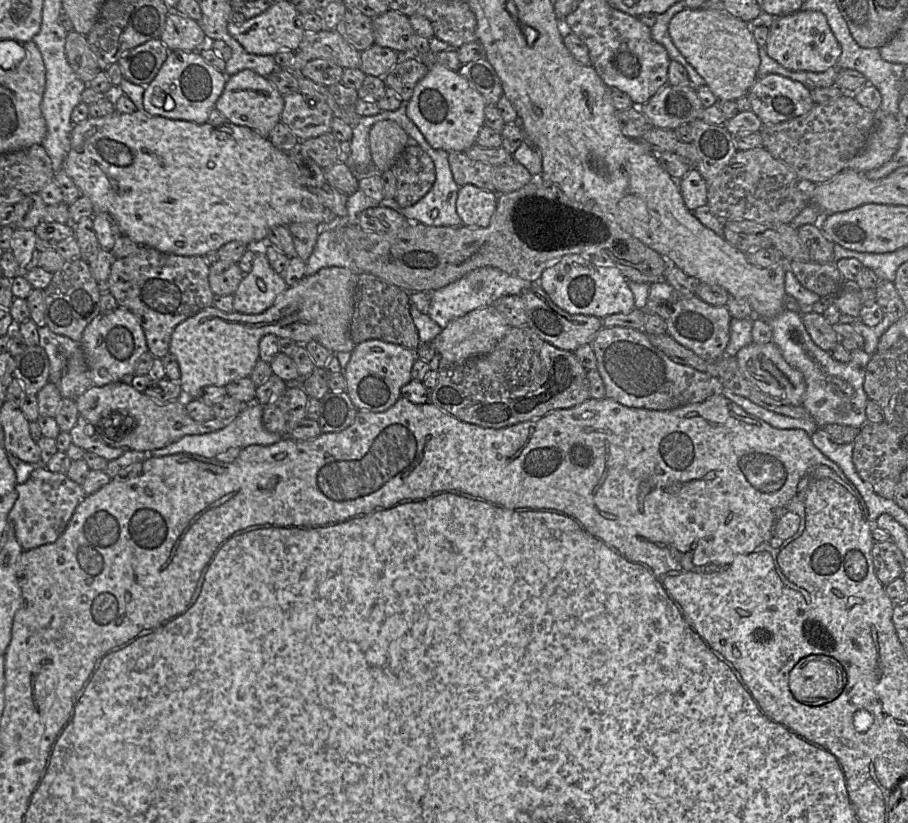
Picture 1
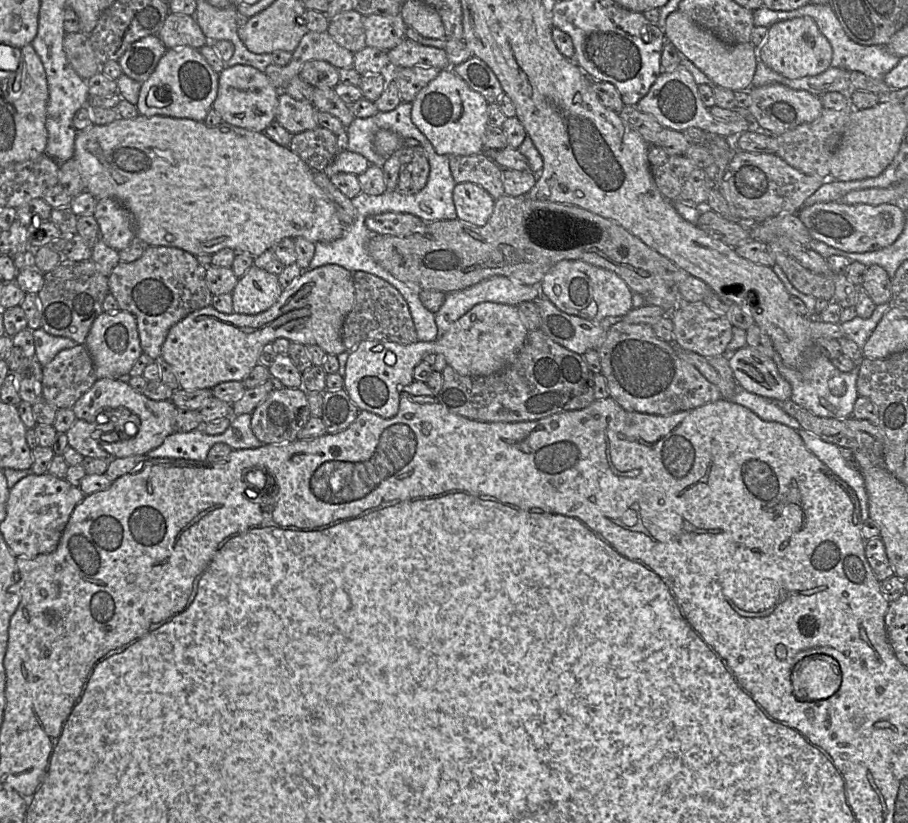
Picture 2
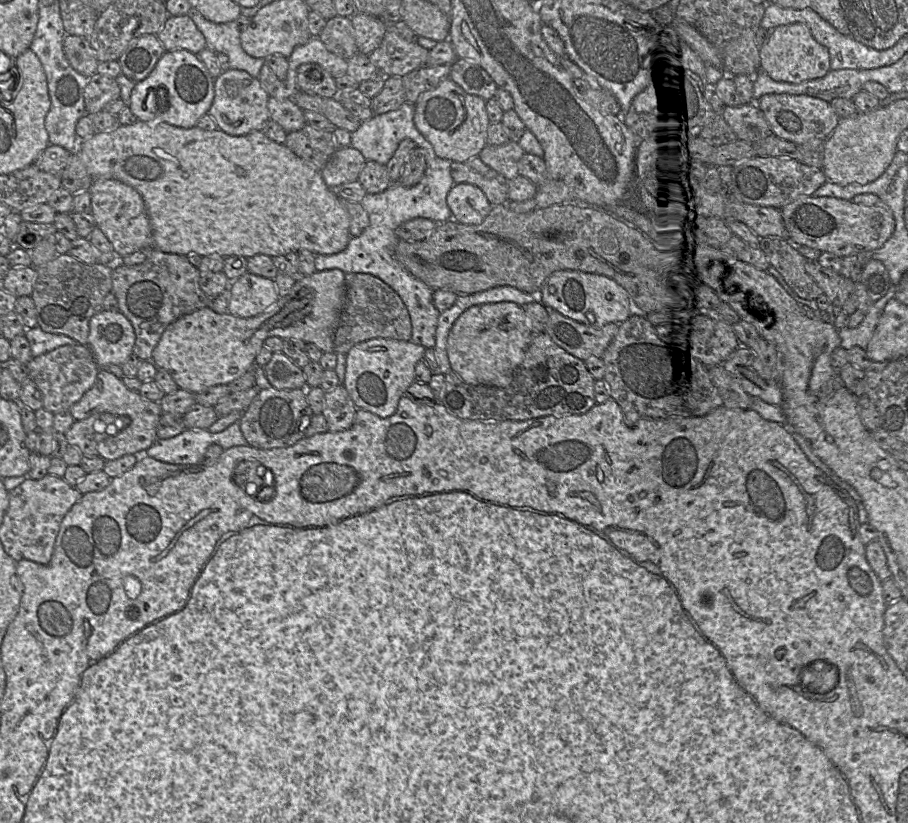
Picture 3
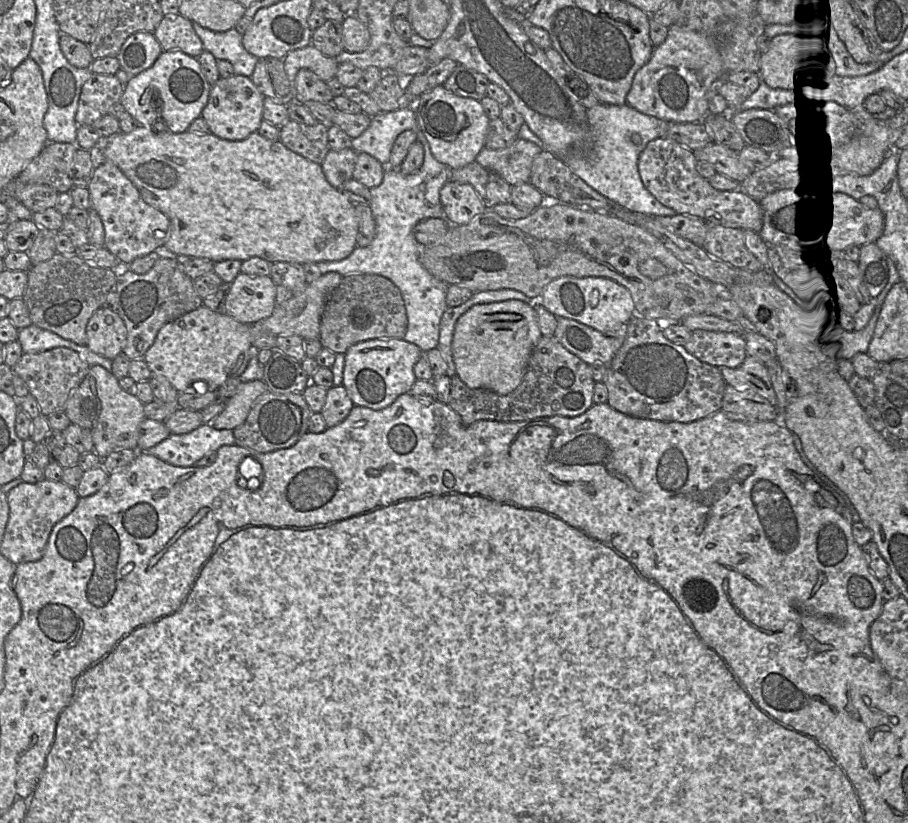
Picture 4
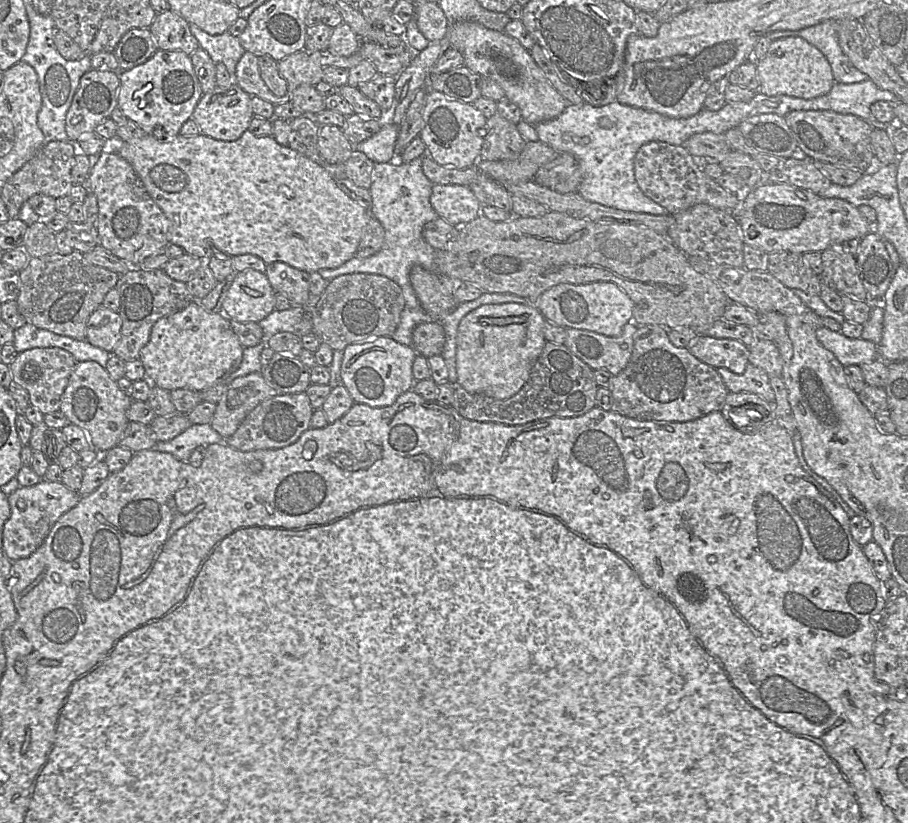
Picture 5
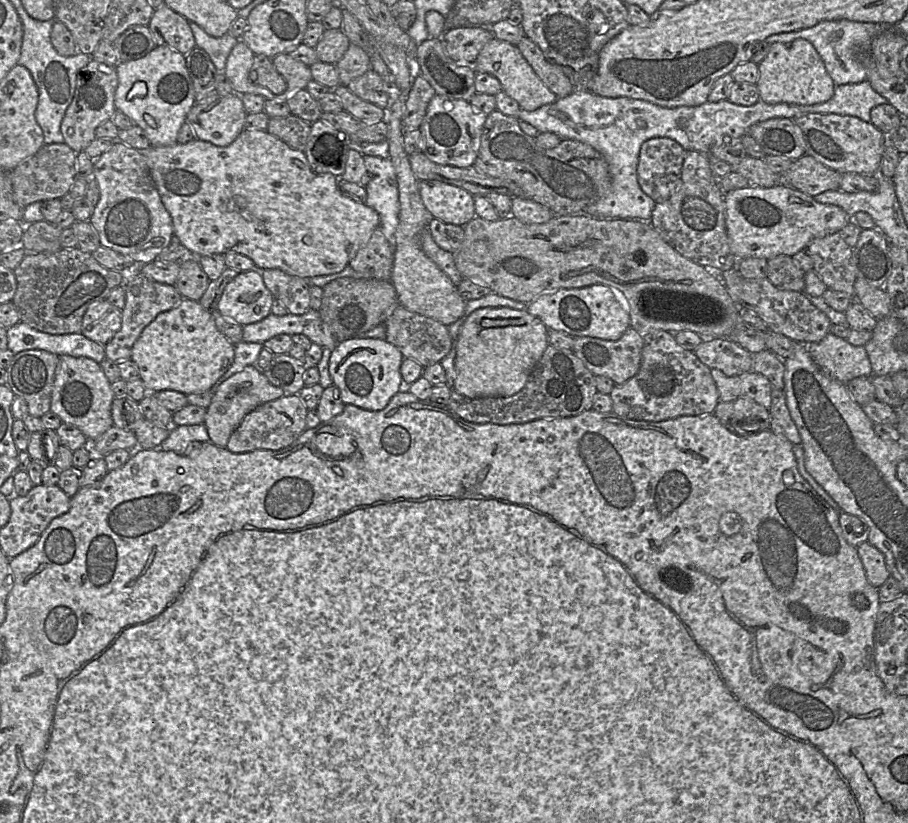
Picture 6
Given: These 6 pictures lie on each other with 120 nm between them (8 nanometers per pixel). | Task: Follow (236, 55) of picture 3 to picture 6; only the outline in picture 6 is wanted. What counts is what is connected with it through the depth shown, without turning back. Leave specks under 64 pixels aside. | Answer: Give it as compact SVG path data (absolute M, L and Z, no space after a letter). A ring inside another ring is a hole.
M192 21L189 24L196 41L196 47L205 50L219 74L223 74L227 58L238 43L239 38L228 33L221 37L213 37L208 35L198 24Z

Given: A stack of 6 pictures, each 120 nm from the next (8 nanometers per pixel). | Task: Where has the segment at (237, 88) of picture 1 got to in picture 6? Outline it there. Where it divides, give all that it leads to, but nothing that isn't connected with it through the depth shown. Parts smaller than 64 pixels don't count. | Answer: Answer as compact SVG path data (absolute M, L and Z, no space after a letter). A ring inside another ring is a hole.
M214 91L205 99L195 102L186 123L196 139L225 147L244 130L247 115L240 95L232 92L221 96Z

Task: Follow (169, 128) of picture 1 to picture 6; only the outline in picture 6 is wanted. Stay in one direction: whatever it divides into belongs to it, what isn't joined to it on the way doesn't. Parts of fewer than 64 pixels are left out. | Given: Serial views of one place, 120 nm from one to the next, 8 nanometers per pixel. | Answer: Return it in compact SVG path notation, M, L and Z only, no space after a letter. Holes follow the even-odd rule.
M244 129L230 145L225 147L219 147L195 138L185 144L175 143L162 147L150 146L139 151L146 158L160 198L172 217L174 240L185 246L193 257L235 252L249 257L261 269L280 269L289 275L310 279L341 272L349 265L357 252L367 244L374 230L380 226L380 217L377 211L364 203L355 202L345 197L340 191L339 179L336 176L330 173L320 174L315 172L303 151L290 148L266 130Z

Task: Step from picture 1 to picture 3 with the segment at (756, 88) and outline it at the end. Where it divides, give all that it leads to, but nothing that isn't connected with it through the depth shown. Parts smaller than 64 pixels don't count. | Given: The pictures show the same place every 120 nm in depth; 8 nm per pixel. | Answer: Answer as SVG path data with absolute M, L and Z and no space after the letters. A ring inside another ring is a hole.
M765 94L756 100L772 132L796 145L812 139L827 140L839 123L840 117L829 102L809 95Z

